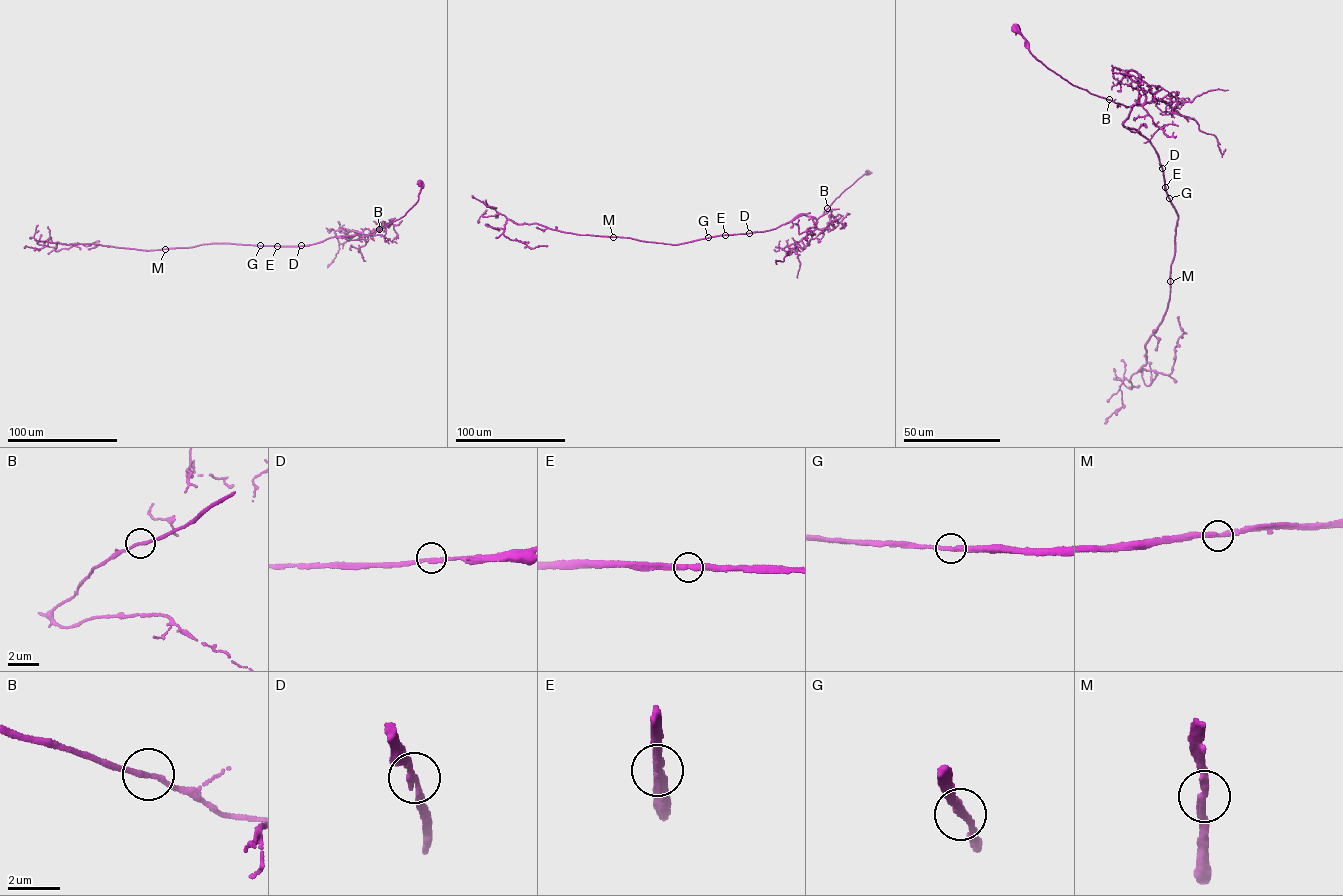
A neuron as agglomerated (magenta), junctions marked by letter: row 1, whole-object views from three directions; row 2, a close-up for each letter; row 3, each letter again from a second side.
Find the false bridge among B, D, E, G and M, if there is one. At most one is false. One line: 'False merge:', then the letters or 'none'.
False merge: none

